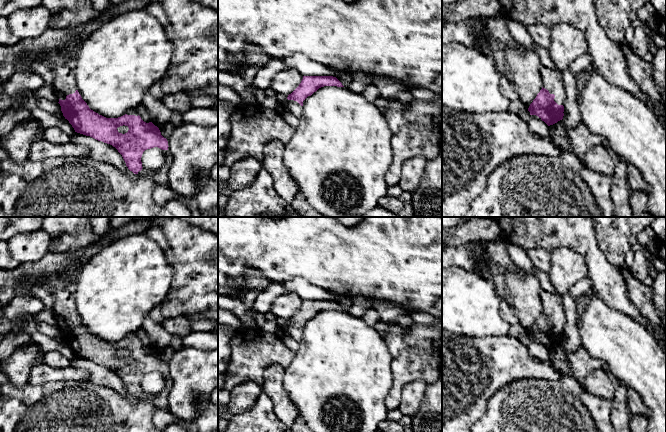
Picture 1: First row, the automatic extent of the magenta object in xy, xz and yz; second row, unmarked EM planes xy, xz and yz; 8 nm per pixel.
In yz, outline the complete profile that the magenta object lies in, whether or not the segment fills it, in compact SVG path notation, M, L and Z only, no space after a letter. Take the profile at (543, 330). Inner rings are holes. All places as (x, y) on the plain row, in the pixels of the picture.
M534 270L539 281L539 296L542 303L542 313L530 328L528 335L530 339L538 340L548 350L563 343L565 315L561 303L562 296L559 295L553 285L549 274Z

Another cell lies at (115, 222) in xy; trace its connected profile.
M111 217L110 226L111 228L119 228L124 224L138 220L158 220L161 217Z

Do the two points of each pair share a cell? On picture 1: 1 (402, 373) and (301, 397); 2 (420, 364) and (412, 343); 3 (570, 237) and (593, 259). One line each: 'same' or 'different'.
1: different
2: same
3: same

